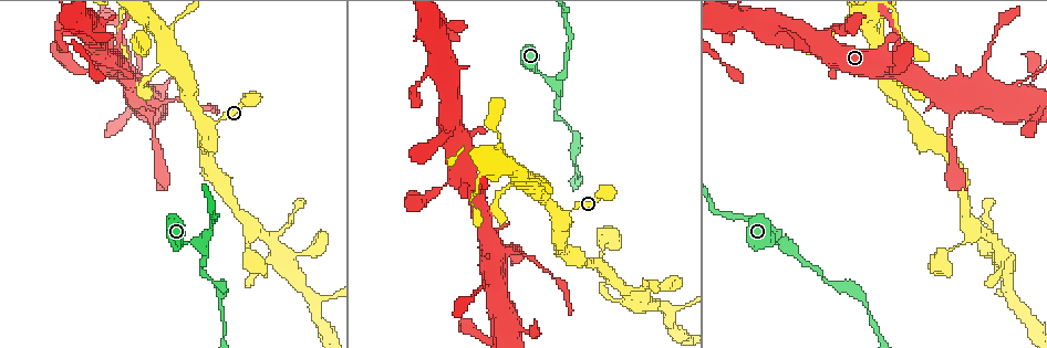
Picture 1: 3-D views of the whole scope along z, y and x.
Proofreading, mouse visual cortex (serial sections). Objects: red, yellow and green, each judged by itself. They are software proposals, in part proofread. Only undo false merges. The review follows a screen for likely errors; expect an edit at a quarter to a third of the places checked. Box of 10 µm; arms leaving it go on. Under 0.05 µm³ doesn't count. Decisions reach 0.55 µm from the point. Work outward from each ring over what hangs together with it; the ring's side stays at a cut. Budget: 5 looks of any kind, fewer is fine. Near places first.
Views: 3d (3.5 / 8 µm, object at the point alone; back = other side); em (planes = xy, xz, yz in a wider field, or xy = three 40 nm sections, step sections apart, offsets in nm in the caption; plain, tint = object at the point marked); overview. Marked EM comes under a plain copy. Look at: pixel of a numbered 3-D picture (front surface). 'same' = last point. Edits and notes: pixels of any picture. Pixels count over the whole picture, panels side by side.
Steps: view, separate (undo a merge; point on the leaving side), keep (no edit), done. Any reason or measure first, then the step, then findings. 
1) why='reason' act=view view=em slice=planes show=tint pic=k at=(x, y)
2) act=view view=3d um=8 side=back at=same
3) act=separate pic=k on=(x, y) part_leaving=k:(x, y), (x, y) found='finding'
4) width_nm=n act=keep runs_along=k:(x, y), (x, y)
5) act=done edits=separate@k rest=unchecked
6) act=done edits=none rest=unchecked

why='sudden change in width' act=view view=3d um=3.5 pic=1 at=(554, 82)

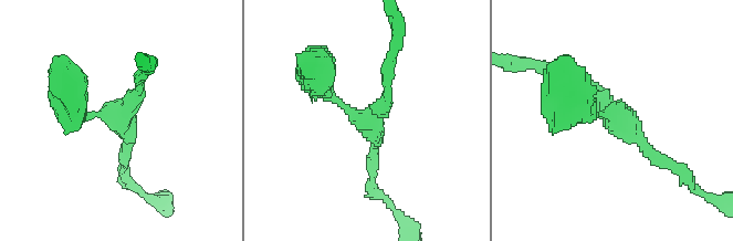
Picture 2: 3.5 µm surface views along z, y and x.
arms=3 arm_widths_nm=150,200,300 act=view view=em slice=xy step=3 show=tint pic=2 at=(364, 124)

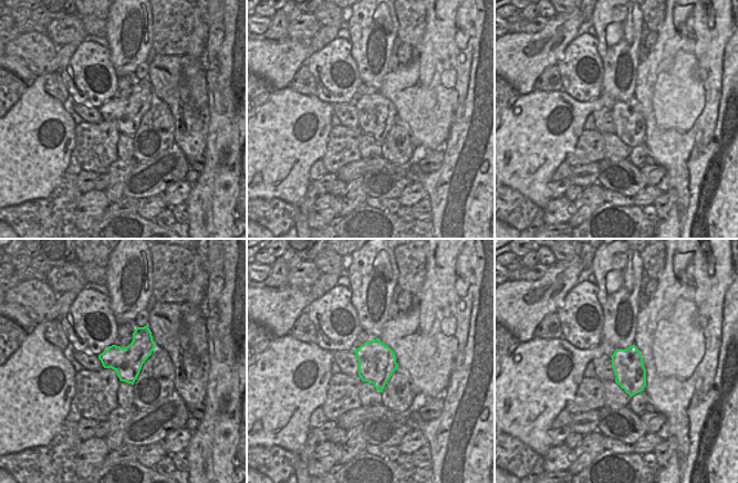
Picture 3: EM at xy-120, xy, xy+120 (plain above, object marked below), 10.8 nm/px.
act=keep runs_along=2:(569, 100), (671, 164) found='one cell here'

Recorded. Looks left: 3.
why='sudden change in width' act=view view=3d um=3.5 pic=1 at=(924, 132)

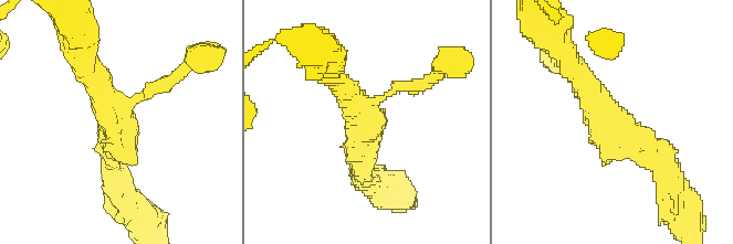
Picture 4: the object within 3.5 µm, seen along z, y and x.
arms=3 arm_widths_nm=150,300,350 why='shape alone is not enough' act=view view=em slice=xy step=2 show=tint pic=4 at=(114, 123)

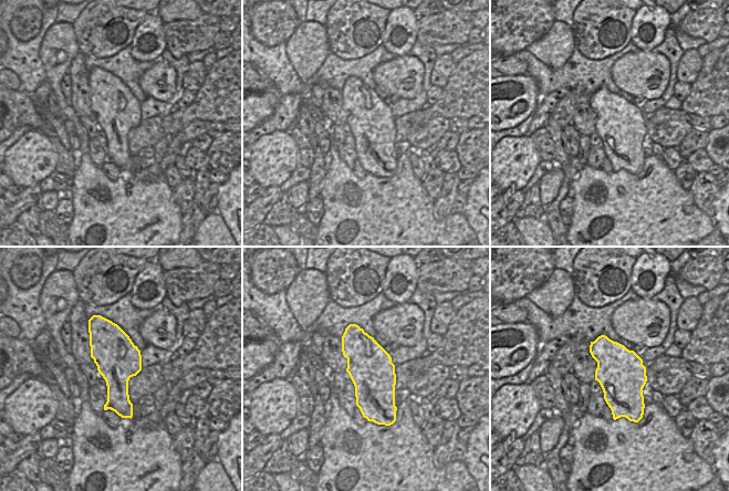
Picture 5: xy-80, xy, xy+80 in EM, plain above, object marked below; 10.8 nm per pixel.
act=keep runs_along=4:(577, 86), (646, 144), (666, 174) found='one cell here'

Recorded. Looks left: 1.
act=done edits=none rest=unchecked

